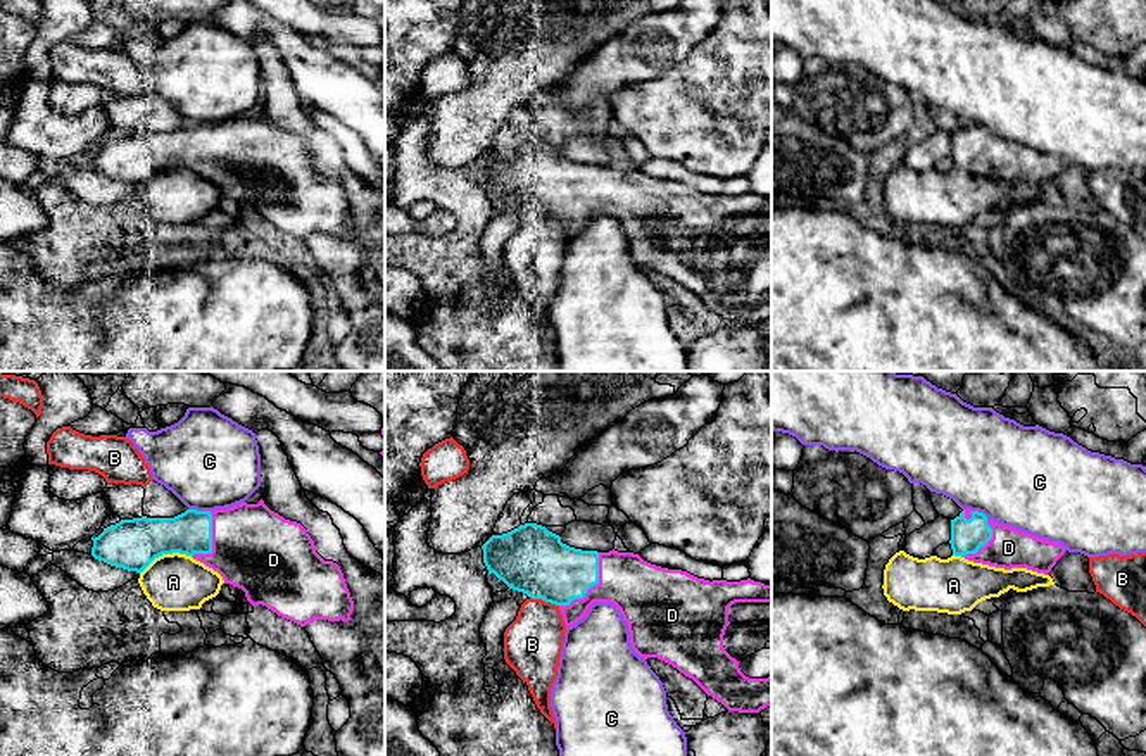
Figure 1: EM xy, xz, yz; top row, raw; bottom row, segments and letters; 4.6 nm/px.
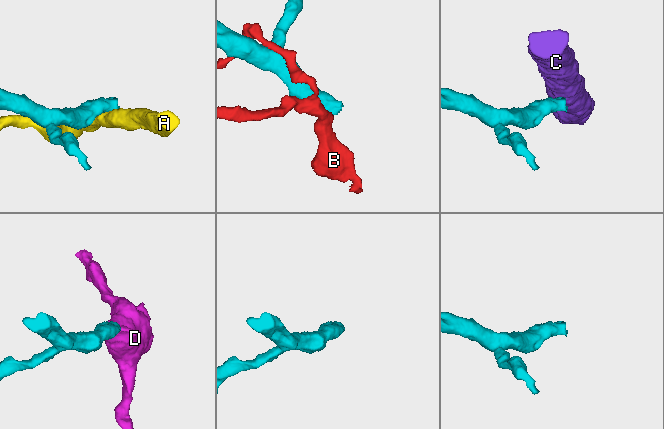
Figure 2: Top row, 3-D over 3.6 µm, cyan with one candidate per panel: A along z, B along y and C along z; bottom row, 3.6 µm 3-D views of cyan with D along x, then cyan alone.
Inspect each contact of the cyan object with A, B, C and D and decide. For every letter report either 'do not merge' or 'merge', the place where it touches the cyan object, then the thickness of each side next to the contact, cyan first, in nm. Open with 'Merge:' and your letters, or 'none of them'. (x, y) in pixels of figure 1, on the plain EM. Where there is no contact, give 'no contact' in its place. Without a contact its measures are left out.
Merge: D
A: do not merge; meets cyan in xy at (164, 166); 240 nm thick on the cyan side, 280 nm on the other
B: do not merge; meets cyan in xz at (544, 213); 320 nm thick on the cyan side, 280 nm on the other
C: do not merge; meets cyan in xy at (199, 125); 200 nm thick on the cyan side, 440 nm on the other
D: merge; meets cyan in xz at (592, 199); 300 nm thick on the cyan side, 280 nm on the other

